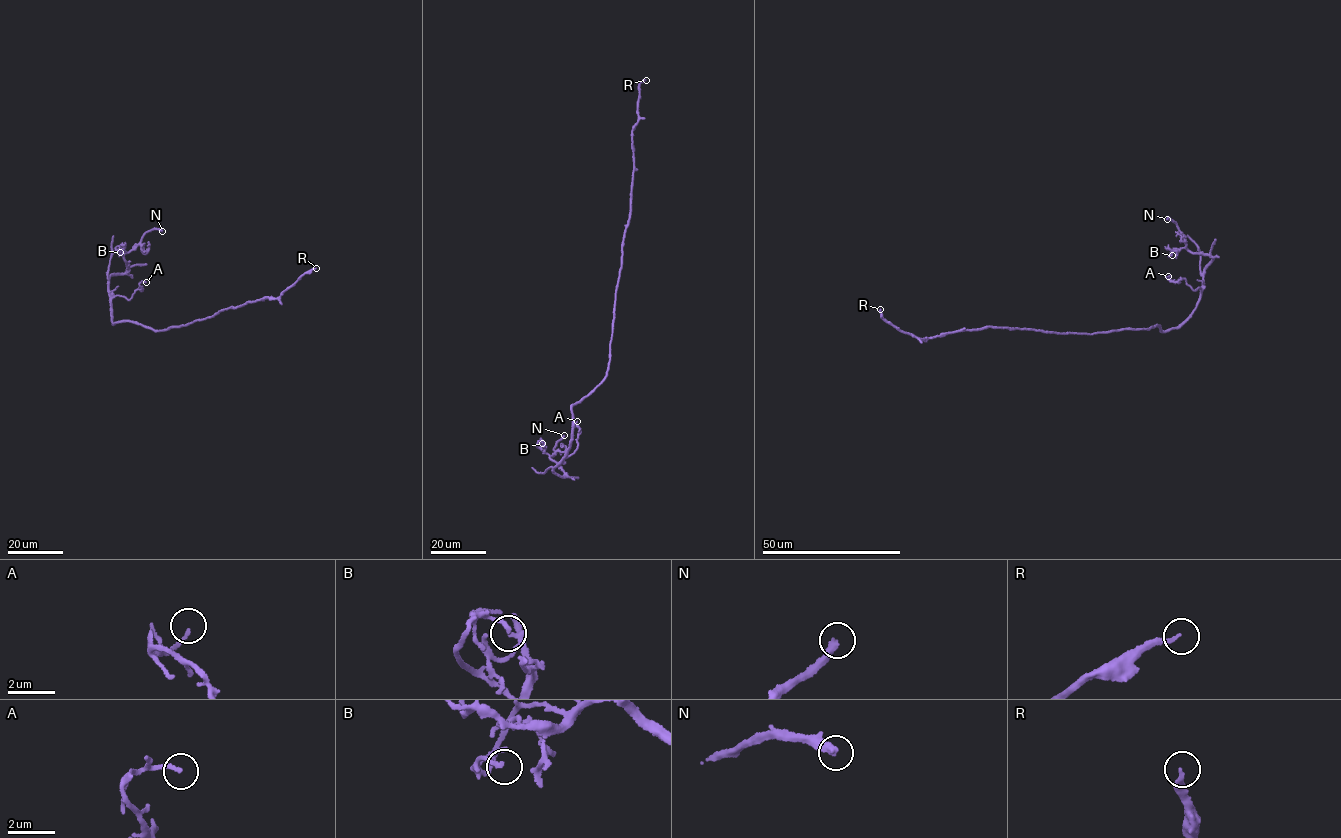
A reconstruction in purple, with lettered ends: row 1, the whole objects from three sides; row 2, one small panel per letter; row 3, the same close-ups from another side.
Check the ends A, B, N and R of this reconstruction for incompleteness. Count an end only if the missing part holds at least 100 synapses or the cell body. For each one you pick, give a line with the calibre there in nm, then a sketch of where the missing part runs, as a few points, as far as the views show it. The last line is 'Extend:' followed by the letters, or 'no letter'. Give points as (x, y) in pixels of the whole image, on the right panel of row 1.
R: 190 nm thick; missing branch runs (880, 309), (864, 317), (854, 313), (862, 258), (906, 232), (958, 236), (922, 239)
Extend: R

